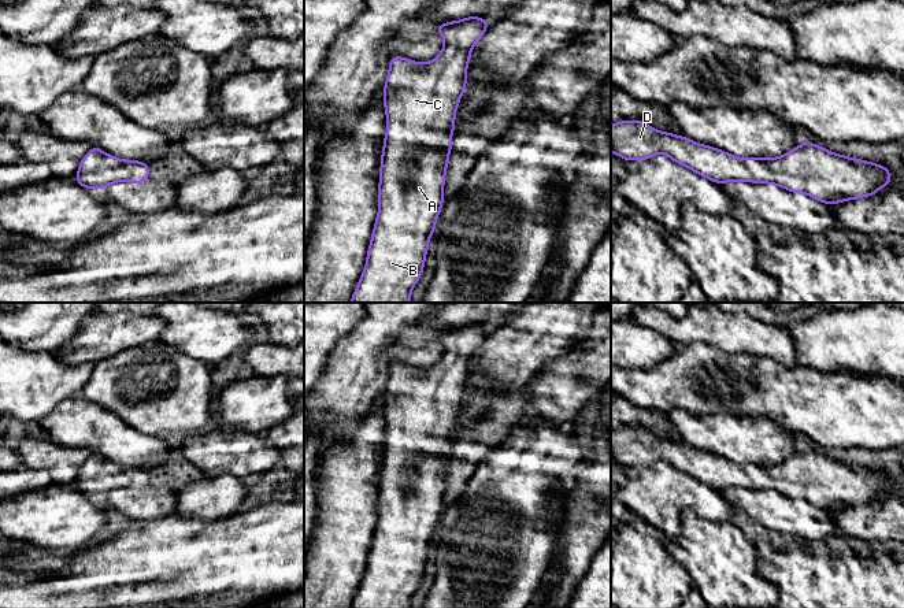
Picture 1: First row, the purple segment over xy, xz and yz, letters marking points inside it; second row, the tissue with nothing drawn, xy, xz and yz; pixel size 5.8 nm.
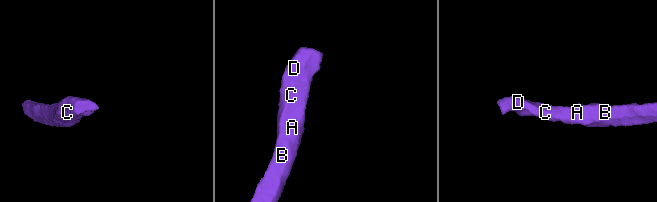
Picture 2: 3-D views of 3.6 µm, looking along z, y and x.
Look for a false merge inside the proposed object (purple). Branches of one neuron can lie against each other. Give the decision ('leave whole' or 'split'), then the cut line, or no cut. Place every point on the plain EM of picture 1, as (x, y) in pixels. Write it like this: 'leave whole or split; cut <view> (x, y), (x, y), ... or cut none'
leave whole; cut none

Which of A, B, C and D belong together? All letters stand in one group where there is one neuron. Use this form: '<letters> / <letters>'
A B C D

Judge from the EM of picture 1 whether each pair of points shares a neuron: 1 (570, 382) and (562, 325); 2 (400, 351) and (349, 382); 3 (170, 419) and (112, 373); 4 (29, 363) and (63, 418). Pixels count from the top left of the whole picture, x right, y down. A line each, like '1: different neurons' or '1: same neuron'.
1: different neurons
2: different neurons
3: same neuron
4: different neurons

